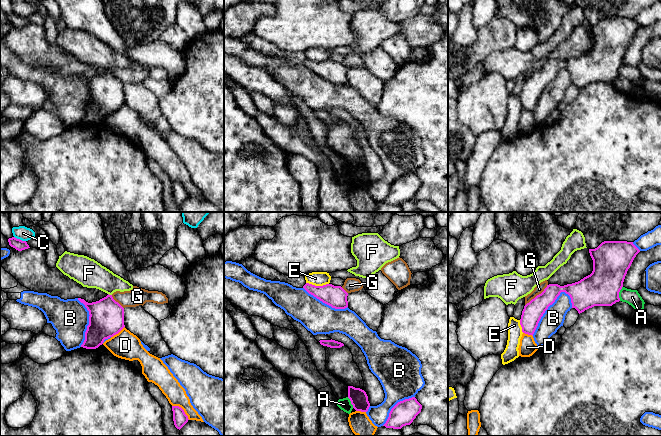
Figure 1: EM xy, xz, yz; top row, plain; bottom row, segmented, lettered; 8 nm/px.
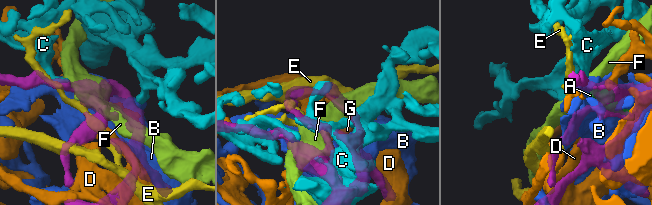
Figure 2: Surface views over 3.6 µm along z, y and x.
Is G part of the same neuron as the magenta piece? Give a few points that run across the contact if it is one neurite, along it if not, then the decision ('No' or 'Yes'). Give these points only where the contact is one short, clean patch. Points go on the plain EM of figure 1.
Line: yz (547, 60), (540, 69), (525, 81). No

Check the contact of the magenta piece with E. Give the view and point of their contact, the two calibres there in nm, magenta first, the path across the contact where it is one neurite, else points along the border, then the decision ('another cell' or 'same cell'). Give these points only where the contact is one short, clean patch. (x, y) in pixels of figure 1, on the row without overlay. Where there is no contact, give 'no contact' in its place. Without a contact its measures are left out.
meets magenta in xz at (317, 62); 180 nm thick on the magenta side, 110 nm on the other; another cell

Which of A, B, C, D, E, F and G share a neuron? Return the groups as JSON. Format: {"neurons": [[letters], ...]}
{"neurons": [["A", "B"], ["C"], ["D"], ["E"], ["F"], ["G"]]}

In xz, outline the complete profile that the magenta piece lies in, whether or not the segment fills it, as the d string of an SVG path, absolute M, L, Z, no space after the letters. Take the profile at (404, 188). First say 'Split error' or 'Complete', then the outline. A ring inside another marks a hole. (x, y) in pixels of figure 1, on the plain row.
Complete. M415 173L398 178L390 187L386 204L401 205L410 201L416 192L421 188L422 181Z

